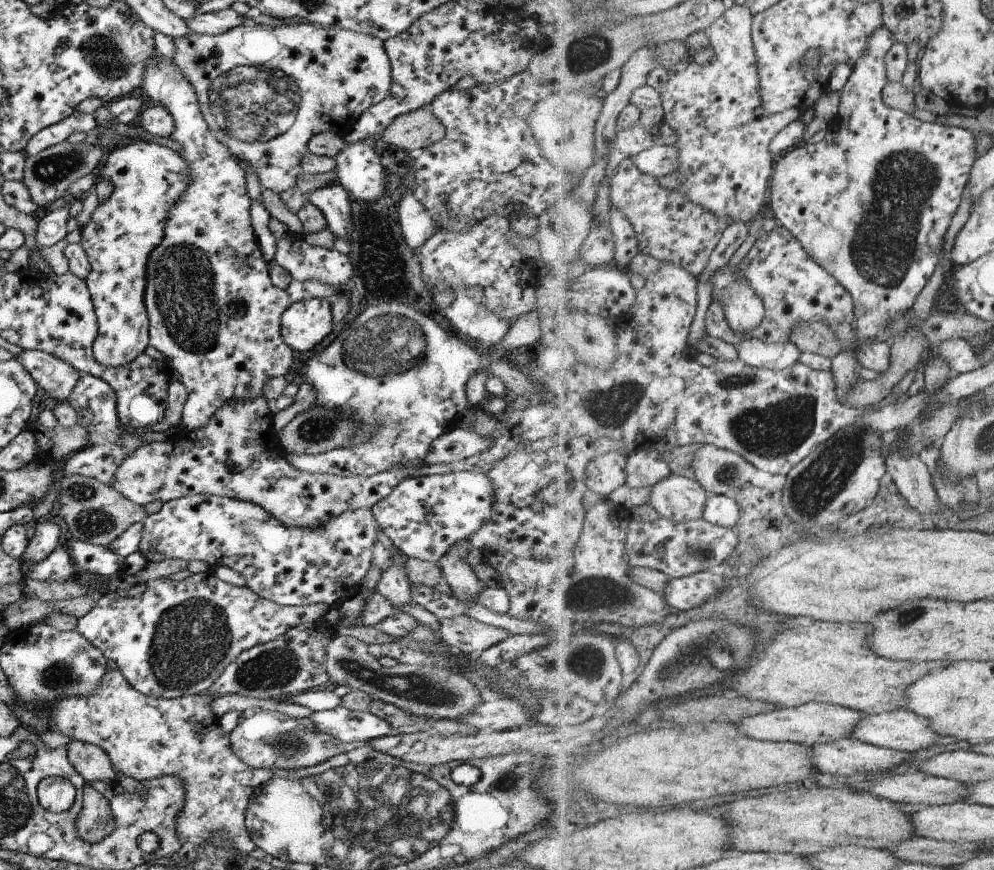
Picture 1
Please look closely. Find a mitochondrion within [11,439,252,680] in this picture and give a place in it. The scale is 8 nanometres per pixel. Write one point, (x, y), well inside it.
(91, 519)

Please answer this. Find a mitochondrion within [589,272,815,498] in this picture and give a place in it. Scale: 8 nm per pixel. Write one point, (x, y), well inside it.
(742, 380)

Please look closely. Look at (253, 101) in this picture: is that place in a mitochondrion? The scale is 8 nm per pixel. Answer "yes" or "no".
yes

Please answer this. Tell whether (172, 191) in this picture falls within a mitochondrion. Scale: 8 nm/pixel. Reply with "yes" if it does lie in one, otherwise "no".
no

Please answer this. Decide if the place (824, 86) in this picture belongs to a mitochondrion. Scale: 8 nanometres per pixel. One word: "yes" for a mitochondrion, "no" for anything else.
no

